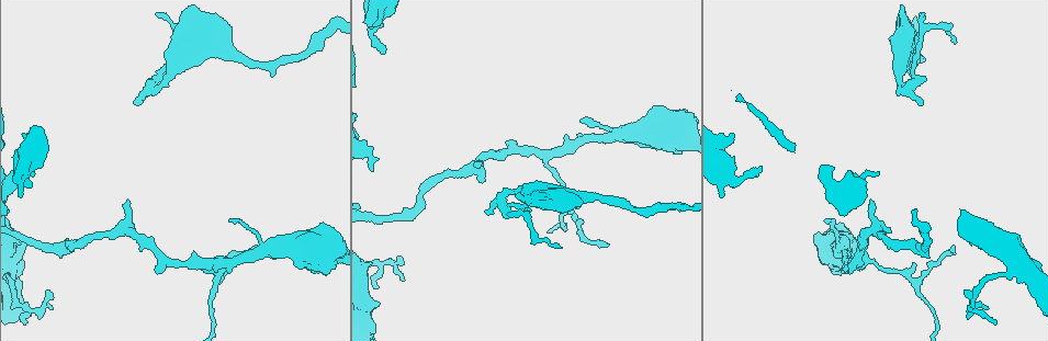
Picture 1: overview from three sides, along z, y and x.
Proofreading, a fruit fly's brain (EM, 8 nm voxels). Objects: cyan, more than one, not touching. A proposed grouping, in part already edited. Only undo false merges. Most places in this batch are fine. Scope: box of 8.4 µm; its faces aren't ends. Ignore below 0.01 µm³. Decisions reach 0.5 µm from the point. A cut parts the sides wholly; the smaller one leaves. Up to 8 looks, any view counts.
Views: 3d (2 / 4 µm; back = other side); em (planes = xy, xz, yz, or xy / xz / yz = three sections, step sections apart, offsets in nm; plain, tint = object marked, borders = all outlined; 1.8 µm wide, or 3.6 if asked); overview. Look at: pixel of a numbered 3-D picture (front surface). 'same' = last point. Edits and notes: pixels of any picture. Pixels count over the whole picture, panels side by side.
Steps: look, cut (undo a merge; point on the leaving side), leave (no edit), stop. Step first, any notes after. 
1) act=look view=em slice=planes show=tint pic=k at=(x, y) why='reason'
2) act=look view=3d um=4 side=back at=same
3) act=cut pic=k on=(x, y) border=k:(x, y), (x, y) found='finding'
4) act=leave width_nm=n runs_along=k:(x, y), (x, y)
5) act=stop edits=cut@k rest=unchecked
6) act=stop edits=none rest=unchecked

act=look view=em slice=planes show=tint pic=1 at=(501, 192) why='abrupt turn'

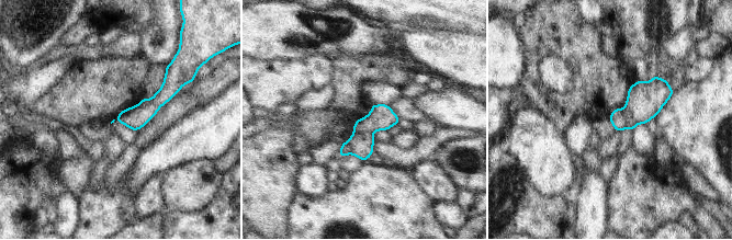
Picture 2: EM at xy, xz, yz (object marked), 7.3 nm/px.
act=cut pic=2 on=(645, 100) width_nm=170 border=2:(622, 109), (626, 115), (626, 127) found='two neurons meet here'

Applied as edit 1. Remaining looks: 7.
act=look view=overview why='redraw'

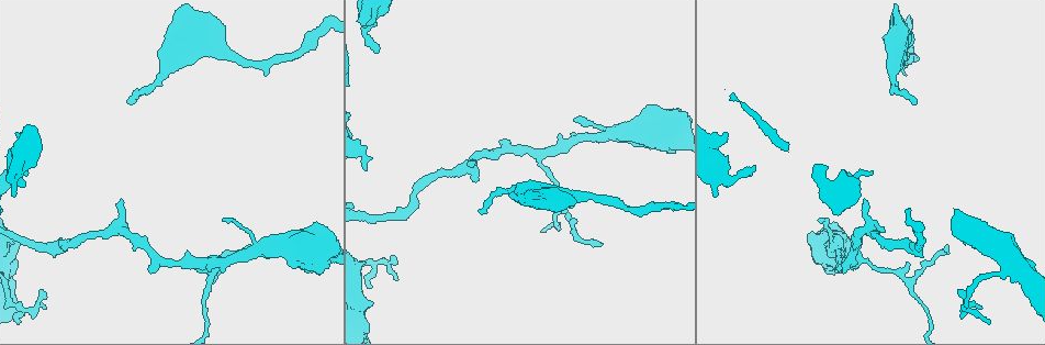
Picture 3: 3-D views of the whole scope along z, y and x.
act=look view=em um=3.6 slice=xy step=4 show=tint pic=3 at=(204, 43) why='branch point'

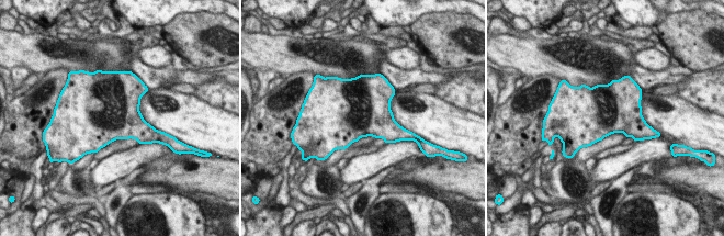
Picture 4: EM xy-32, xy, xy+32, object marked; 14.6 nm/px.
act=look view=em um=3.6 slice=planes show=tint at=same why='another direction'

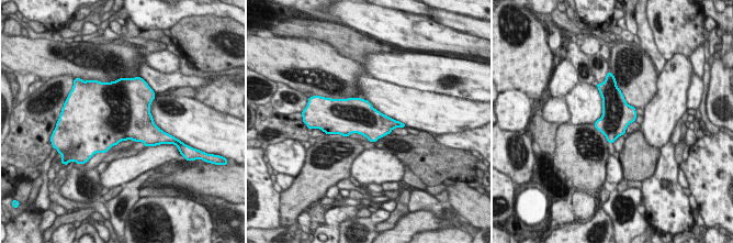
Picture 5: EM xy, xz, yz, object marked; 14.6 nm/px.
act=leave found='one neuron here'

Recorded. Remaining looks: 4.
act=look view=3d um=4 side=back pic=3 at=(23, 311) why='abrupt turn'

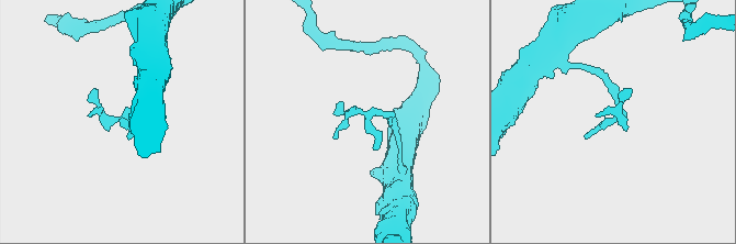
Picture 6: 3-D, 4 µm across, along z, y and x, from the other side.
act=look view=em slice=planes show=tint pic=6 at=(368, 114) why='need the tissue'

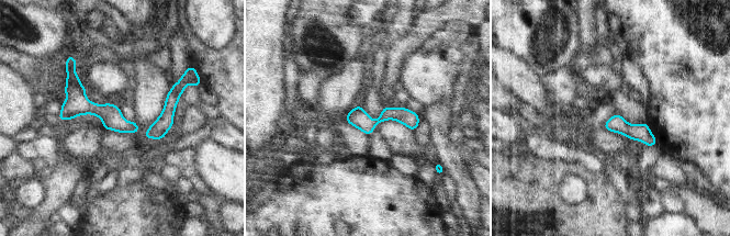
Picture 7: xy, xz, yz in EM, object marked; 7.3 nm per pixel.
act=leave width_nm=130 runs_along=7:(71, 80), (90, 108), (135, 128) found='one neuron here'

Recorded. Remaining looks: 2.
act=stop edits=cut@2 rest=unchecked

